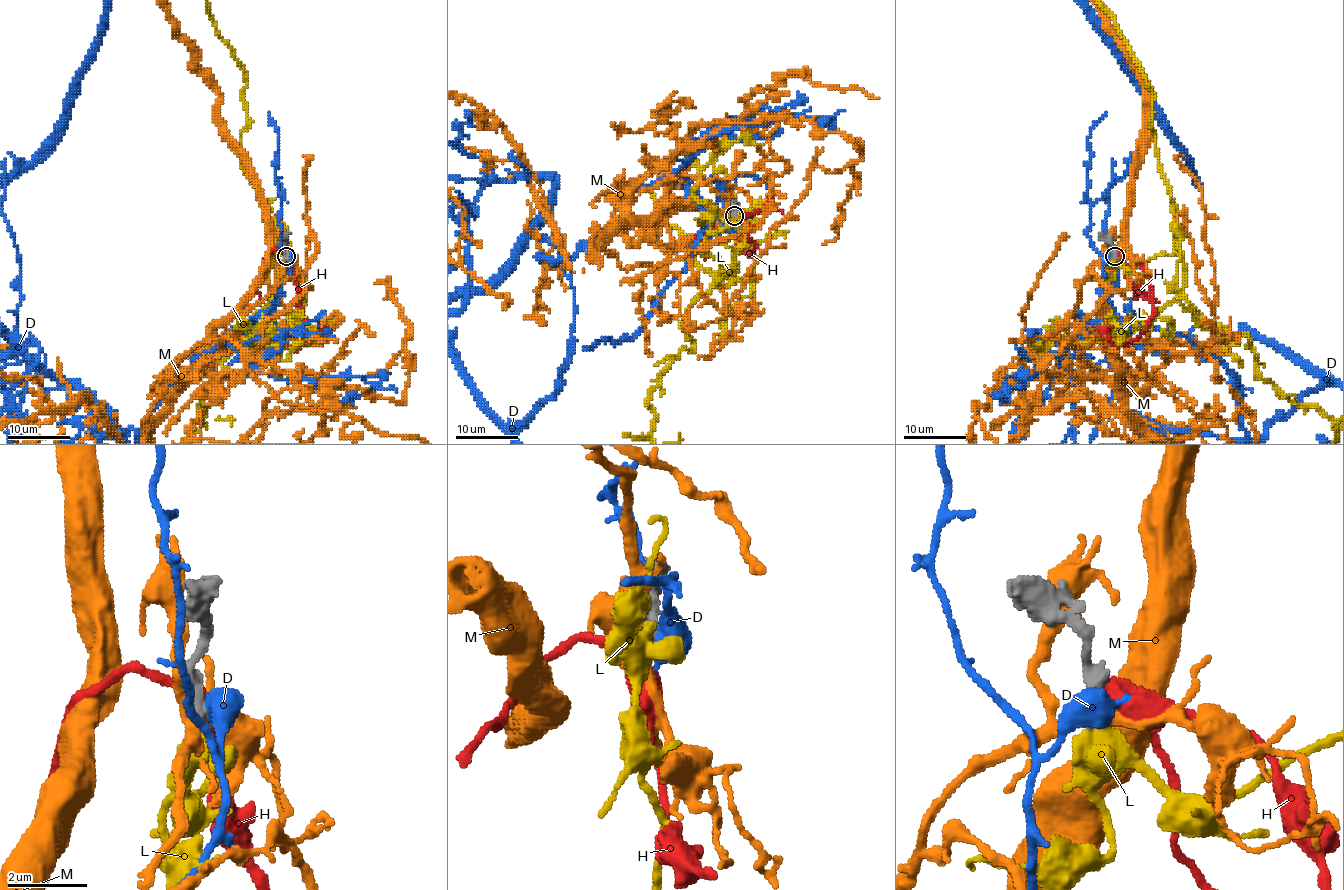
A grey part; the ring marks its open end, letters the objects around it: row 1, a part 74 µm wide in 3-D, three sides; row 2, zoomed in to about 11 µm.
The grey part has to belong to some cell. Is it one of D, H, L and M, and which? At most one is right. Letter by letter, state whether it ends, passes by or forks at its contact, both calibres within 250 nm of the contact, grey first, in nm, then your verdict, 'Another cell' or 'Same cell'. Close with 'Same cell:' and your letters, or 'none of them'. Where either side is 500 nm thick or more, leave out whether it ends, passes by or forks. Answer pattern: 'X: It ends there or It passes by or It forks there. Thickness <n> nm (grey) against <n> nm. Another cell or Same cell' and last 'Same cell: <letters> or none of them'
D: Thickness 500 nm (grey) against 700 nm. Another cell
H: Thickness 550 nm (grey) against 440 nm. Another cell
L: Thickness 460 nm (grey) against 550 nm. Another cell
M: It passes by. Thickness 480 nm (grey) against 200 nm. Another cell
Same cell: none of them

